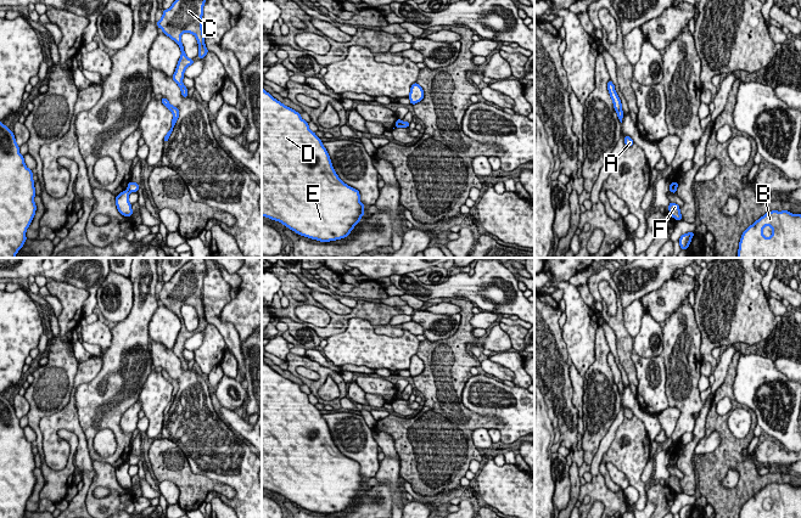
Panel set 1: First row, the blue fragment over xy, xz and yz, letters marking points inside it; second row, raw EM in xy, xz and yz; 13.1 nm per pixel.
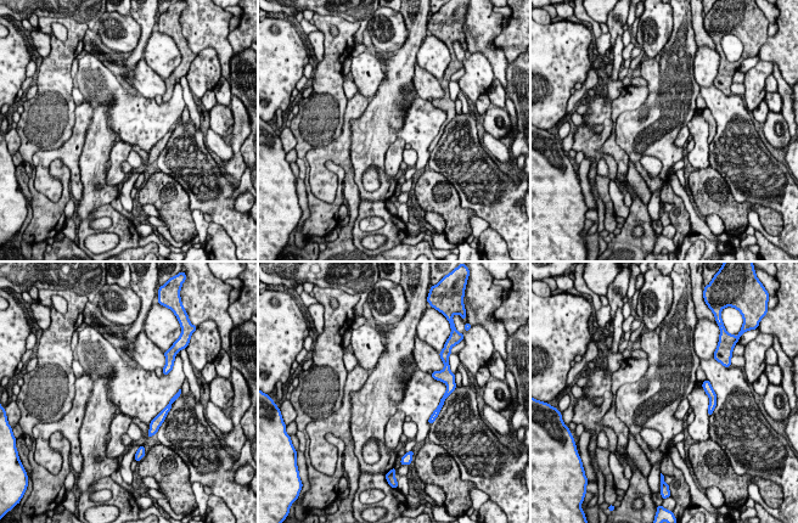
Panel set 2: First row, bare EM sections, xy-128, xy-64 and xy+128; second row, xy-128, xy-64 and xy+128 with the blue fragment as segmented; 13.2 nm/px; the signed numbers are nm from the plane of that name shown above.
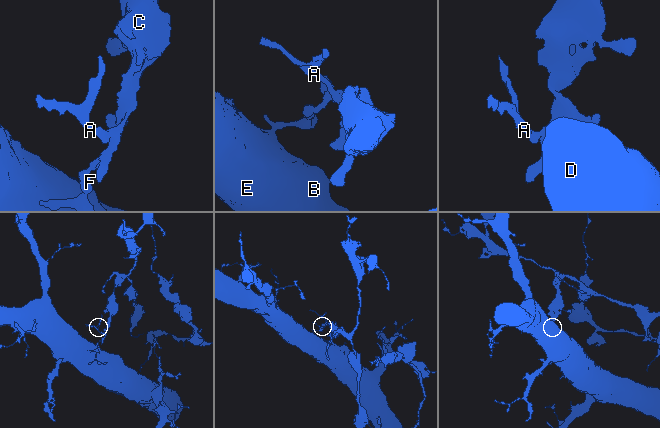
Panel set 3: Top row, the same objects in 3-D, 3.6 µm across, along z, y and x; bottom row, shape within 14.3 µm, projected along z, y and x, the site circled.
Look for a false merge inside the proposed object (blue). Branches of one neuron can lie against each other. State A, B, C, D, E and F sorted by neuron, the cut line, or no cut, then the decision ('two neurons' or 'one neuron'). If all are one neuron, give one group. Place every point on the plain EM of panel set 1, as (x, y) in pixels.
A C / B D E F; cut in xz along (401, 394), (402, 398); two neurons

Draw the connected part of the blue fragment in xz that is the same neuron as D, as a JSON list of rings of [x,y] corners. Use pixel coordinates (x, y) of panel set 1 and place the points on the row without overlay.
[[[262,360],[262,489],[276,492],[301,508],[326,516],[348,509],[359,496],[365,486],[359,469],[358,462],[337,449],[320,410],[309,402],[301,385],[282,377]]]

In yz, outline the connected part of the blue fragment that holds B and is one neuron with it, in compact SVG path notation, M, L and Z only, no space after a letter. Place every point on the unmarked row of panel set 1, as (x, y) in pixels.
M766 485L744 503L739 518L801 518L801 486Z

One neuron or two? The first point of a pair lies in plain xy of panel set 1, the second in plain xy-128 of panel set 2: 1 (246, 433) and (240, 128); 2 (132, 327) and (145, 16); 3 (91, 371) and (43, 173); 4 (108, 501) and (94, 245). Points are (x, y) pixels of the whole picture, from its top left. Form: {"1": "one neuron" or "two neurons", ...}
{"1": "two neurons", "2": "one neuron", "3": "one neuron", "4": "two neurons"}

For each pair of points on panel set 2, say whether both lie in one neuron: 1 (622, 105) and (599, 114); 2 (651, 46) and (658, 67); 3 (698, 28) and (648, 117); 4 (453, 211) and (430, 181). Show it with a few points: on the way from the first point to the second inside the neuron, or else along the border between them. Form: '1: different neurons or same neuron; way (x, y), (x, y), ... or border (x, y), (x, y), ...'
1: different neurons; border (612, 101), (612, 133), (608, 136)
2: different neurons; border (670, 33), (666, 45), (655, 56), (645, 57)
3: different neurons; border (691, 12), (691, 27), (698, 46)
4: same neuron; way (443, 203), (436, 203), (432, 200), (431, 191)

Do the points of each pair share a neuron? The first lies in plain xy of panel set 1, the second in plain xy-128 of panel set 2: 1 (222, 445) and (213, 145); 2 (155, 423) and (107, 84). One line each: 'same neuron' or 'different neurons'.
1: different neurons
2: same neuron

